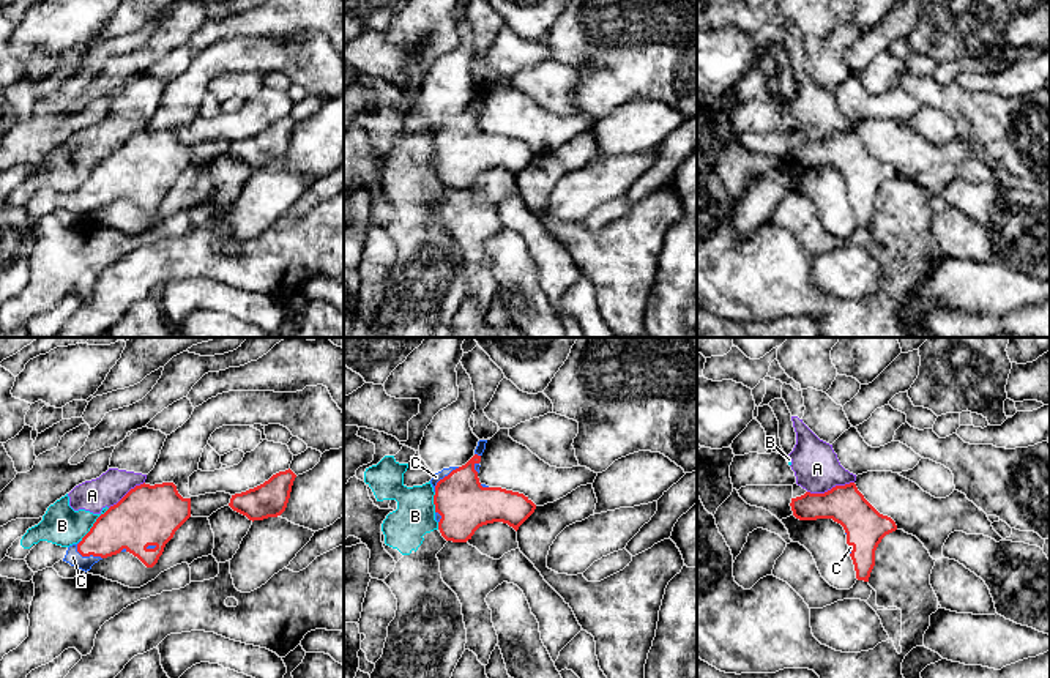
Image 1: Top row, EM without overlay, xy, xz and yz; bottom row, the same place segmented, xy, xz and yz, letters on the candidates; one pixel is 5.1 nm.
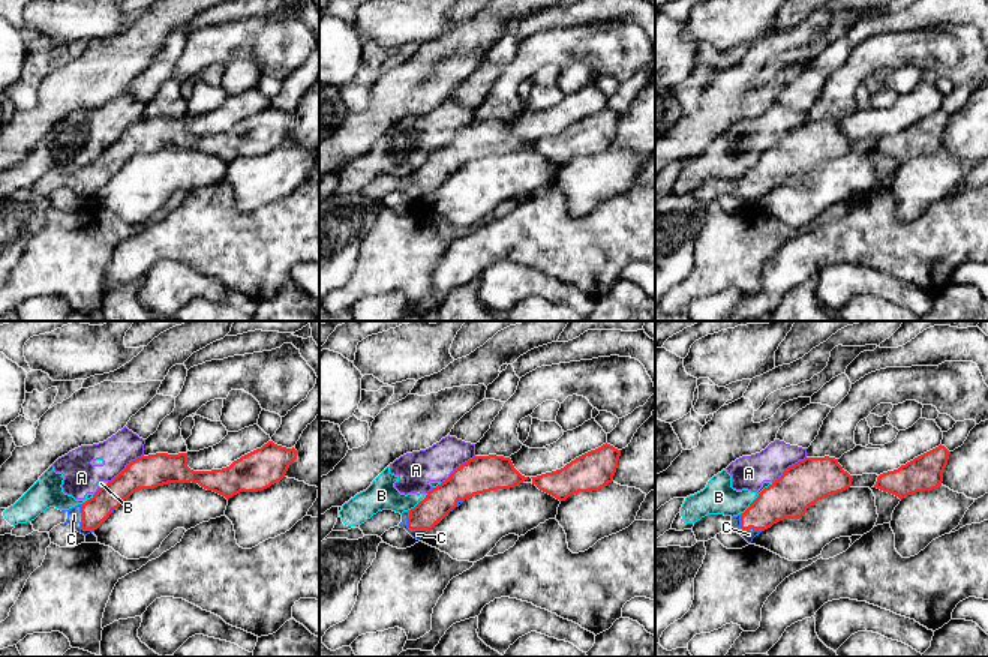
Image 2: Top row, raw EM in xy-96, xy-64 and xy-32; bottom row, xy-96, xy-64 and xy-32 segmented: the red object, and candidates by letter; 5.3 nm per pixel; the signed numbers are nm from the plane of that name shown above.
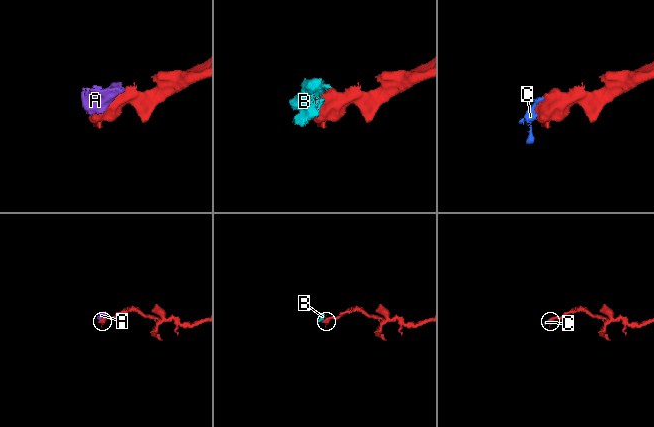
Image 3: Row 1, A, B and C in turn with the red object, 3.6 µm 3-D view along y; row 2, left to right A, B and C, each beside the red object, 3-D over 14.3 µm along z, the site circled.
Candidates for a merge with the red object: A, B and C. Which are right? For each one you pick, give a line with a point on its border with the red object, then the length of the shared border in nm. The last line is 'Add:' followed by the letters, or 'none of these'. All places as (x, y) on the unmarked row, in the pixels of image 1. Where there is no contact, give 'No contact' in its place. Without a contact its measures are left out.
C: Touches red at xy (87, 202). Shared border 150 nm
Add: C

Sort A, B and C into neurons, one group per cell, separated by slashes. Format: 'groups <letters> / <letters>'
groups A B / C

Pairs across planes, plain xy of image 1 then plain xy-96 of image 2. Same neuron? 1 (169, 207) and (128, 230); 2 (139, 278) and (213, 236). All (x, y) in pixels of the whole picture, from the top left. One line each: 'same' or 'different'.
1: different
2: same

